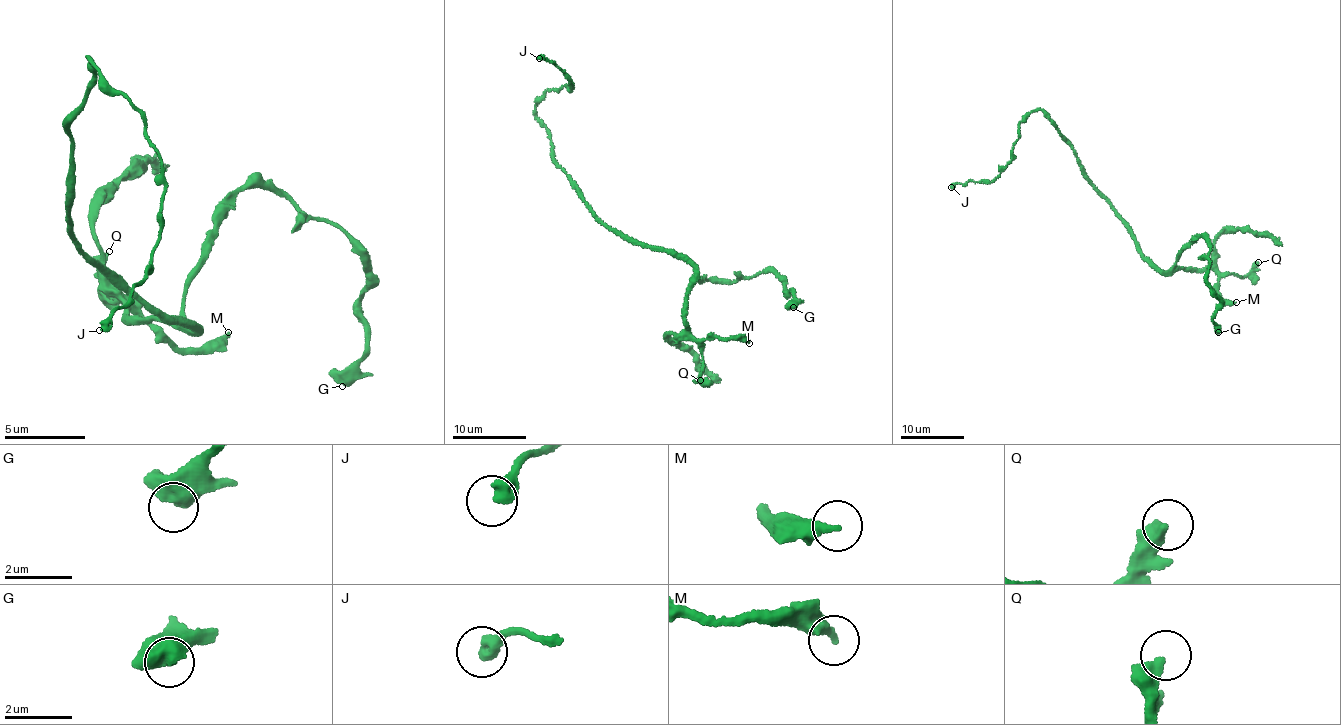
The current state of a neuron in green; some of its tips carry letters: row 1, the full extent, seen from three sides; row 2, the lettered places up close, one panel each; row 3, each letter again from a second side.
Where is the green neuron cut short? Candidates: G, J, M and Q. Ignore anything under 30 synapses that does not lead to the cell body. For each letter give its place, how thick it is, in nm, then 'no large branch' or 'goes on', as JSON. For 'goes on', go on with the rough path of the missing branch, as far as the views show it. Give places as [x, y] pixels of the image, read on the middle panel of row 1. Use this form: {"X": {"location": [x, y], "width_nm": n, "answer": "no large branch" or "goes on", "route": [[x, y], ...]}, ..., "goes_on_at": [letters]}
{"G": {"location": [793, 307], "width_nm": 480, "answer": "no large branch"}, "J": {"location": [539, 58], "width_nm": 400, "answer": "no large branch"}, "M": {"location": [749, 343], "width_nm": 360, "answer": "no large branch"}, "Q": {"location": [700, 380], "width_nm": 400, "answer": "no large branch"}, "goes_on_at": []}

